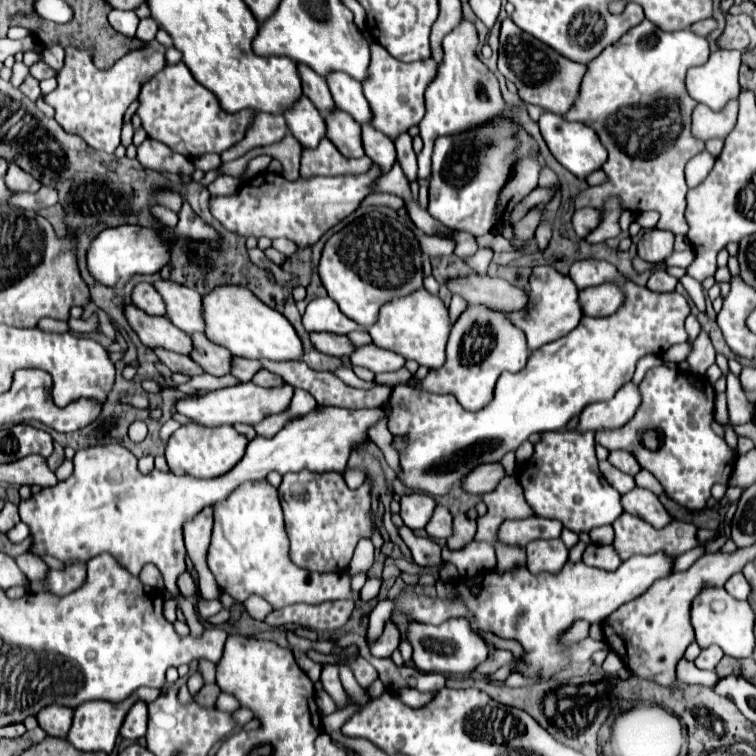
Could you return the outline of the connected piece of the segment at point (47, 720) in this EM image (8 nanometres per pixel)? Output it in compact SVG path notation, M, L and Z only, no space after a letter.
M50 704L48 708L42 708L36 714L38 726L48 734L48 736L58 736L66 738L70 726L72 726L72 708L68 706L58 706Z

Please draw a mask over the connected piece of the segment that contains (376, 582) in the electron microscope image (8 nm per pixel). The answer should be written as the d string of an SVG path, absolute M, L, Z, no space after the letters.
M380 578L367 579L360 592L360 598L365 602L375 598L380 591L381 584L382 579Z

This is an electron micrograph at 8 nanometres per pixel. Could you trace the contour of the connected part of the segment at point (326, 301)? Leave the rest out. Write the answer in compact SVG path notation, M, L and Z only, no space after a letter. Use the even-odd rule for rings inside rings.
M316 298L308 304L302 316L304 330L308 332L334 332L334 334L350 334L352 330L366 332L362 324L356 324L348 316L340 312L332 298Z

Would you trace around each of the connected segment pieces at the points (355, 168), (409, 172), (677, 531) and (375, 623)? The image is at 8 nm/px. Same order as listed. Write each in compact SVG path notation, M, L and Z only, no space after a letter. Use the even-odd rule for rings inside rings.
M320 140L316 148L302 148L300 176L346 176L346 174L364 174L372 166L372 160L364 155L362 158L346 158L340 154L332 142Z
M404 132L404 134L400 134L398 138L396 138L396 160L398 160L398 164L402 166L402 170L404 170L404 176L410 180L410 182L414 182L416 180L416 154L414 154L414 150L412 150L412 138Z
M622 512L616 520L614 520L614 532L616 532L616 540L614 540L614 546L620 554L622 560L628 560L630 556L634 554L654 554L658 550L670 554L670 556L678 556L678 554L684 554L686 550L694 548L698 544L696 540L696 526L694 524L688 524L688 522L680 522L680 520L672 520L670 526L664 526L660 530L652 528L652 524L644 522L642 518L638 516L632 516L628 512Z
M382 600L376 604L376 608L372 610L370 614L370 626L368 626L368 632L366 632L367 641L375 640L380 636L382 628L384 628L384 622L392 616L392 602L390 600Z

